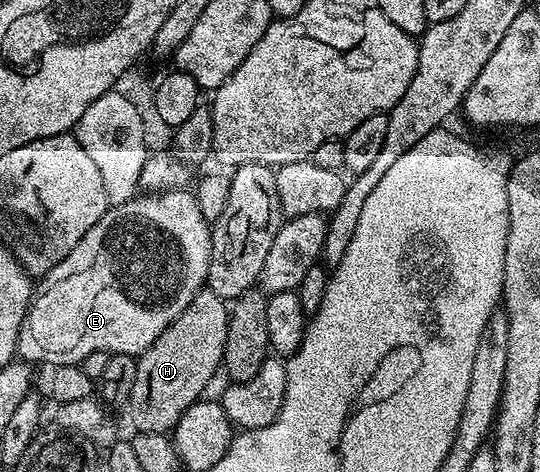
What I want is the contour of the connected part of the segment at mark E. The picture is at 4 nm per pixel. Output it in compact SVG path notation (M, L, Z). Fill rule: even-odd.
M169 189L161 193L136 195L132 201L108 208L107 213L101 215L101 219L97 219L97 223L93 223L89 231L85 231L81 243L77 243L77 247L73 247L73 251L69 251L65 259L61 259L47 272L47 286L40 293L38 290L27 310L27 318L23 321L23 330L19 333L18 356L27 363L48 361L48 366L54 367L80 364L85 355L93 355L93 351L132 355L144 353L153 343L153 339L157 339L157 335L161 335L161 331L165 331L165 327L169 327L169 323L173 323L173 319L177 319L177 315L181 315L181 311L185 311L185 307L189 307L191 300L204 288L211 262L211 231L212 226L201 215L201 207L197 207L194 192L187 189Z

